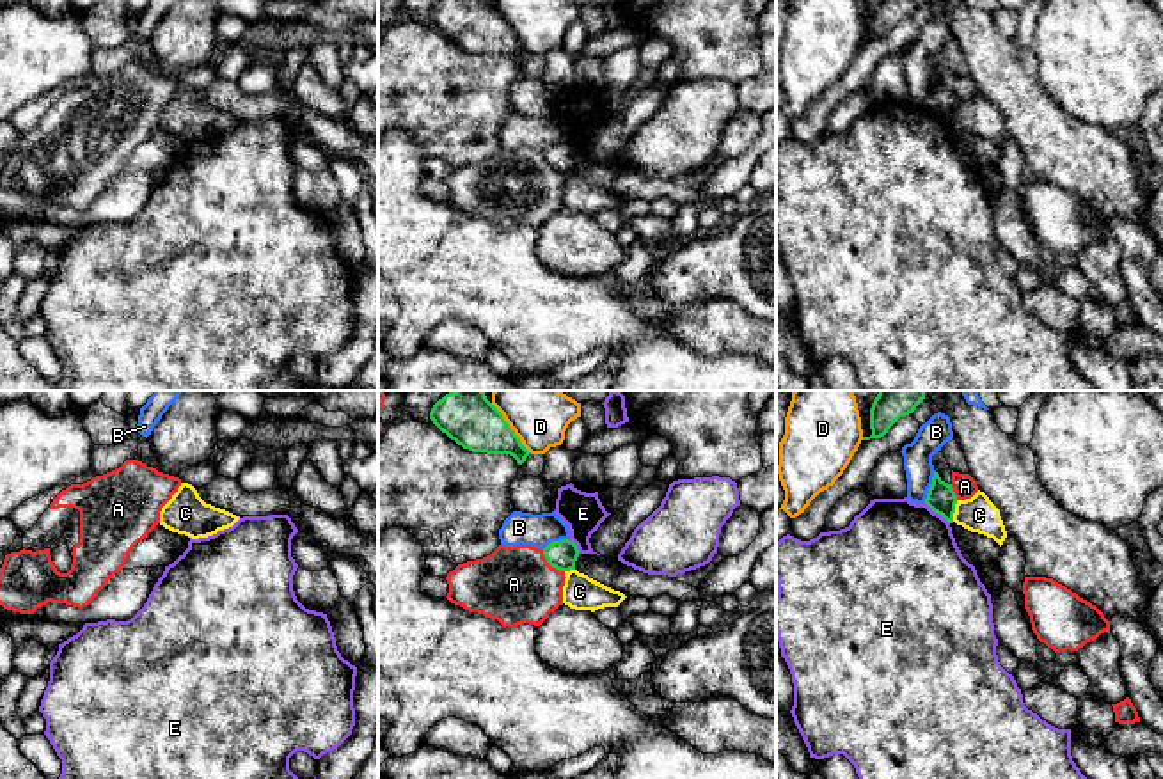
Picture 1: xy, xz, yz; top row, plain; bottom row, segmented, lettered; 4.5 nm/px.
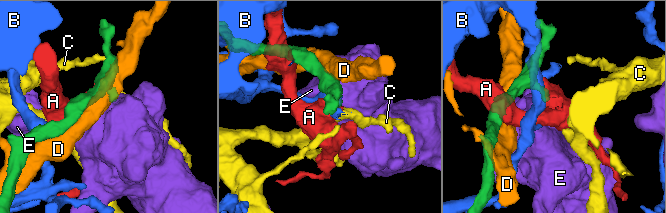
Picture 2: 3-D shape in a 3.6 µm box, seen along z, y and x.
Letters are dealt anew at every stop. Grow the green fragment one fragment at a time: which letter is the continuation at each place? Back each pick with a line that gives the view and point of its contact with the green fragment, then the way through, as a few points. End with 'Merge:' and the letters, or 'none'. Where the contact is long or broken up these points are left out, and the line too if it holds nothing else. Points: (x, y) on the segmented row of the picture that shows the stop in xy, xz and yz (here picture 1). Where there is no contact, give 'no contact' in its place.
Merge: none

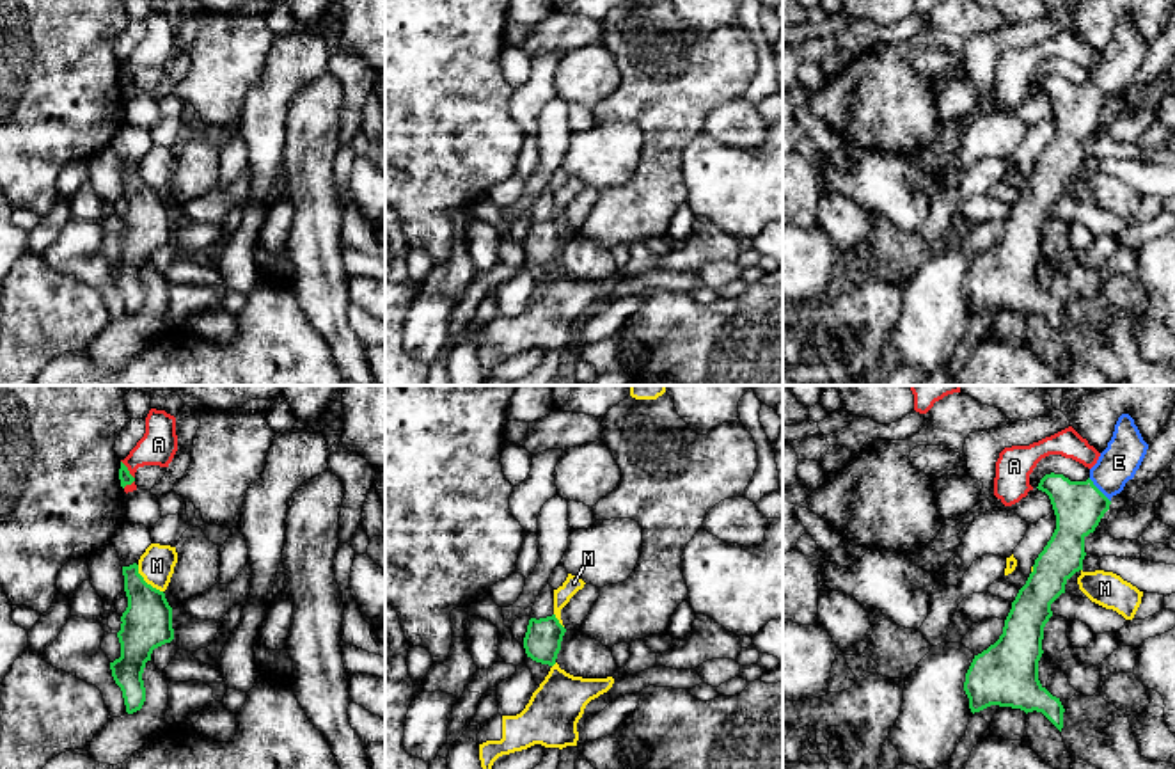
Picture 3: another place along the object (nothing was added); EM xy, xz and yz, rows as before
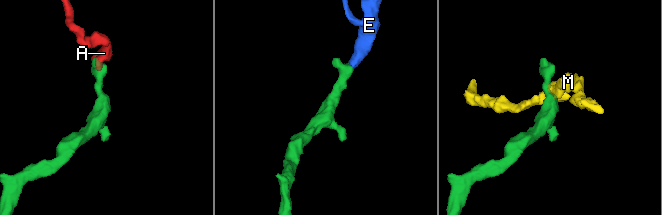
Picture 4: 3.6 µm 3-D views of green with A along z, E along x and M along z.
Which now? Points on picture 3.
E: yz (1099, 491) | across yz (1078, 505), (1088, 501), (1099, 491), (1119, 462)
Merge: E

